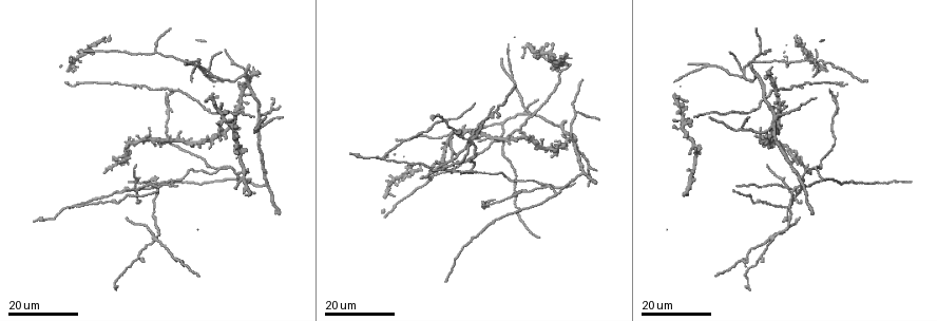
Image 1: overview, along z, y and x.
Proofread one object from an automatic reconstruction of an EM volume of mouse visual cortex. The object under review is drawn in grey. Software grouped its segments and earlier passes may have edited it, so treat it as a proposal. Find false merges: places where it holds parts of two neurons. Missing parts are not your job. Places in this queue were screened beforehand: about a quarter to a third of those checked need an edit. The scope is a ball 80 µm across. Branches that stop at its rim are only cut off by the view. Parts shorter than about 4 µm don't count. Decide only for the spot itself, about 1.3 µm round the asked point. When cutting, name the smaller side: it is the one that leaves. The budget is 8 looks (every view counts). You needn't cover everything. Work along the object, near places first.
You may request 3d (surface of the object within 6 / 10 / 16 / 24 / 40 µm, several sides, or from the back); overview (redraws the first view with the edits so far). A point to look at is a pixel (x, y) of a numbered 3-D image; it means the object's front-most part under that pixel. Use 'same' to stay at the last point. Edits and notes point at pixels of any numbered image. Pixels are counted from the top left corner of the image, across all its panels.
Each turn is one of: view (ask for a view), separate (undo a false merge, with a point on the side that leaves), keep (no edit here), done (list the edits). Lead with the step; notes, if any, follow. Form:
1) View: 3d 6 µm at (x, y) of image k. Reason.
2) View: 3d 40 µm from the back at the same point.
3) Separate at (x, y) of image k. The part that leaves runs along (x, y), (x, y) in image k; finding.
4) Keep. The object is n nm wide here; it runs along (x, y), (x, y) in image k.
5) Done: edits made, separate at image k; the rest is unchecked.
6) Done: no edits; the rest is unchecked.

View: 3d 16 µm at (67, 206) of image 1. Branch point.

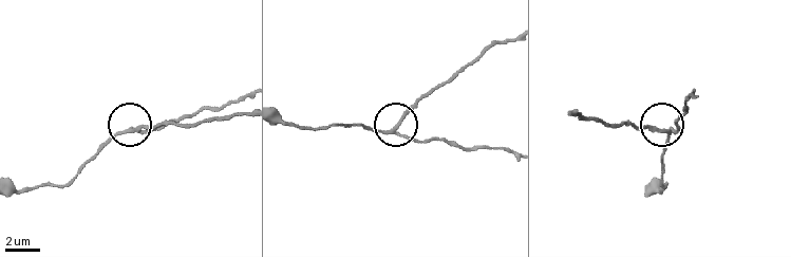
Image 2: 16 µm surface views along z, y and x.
View: 3d 10 µm at (664, 132) of image 2. Closer look.

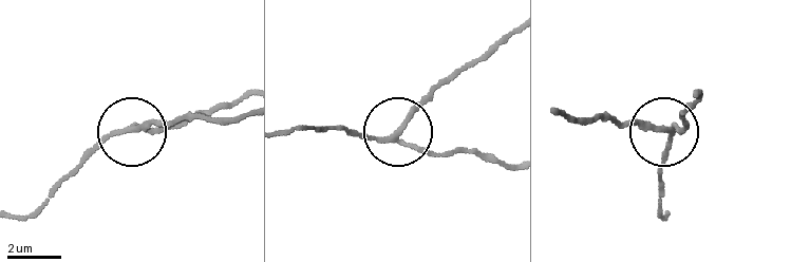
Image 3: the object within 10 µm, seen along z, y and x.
Separate at (152, 122) of image 3. The part that leaves runs along (129, 130), (188, 116), (242, 116) in image 3; a second neuron is stuck on.

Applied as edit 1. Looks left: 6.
View: overview.

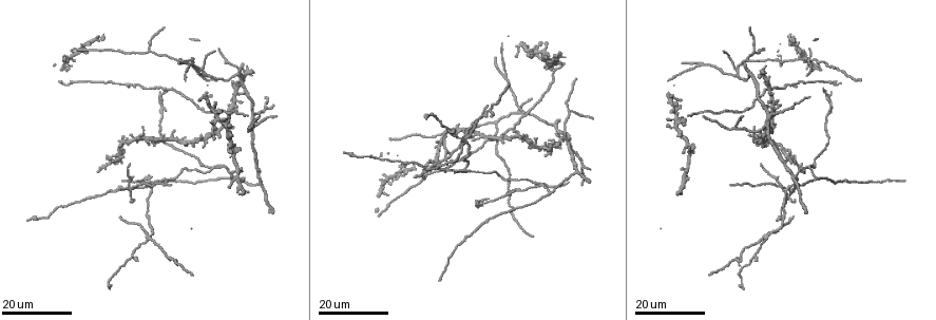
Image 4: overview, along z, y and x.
View: 3d 24 µm at (111, 191) of image 4. Side arm on a straight run.

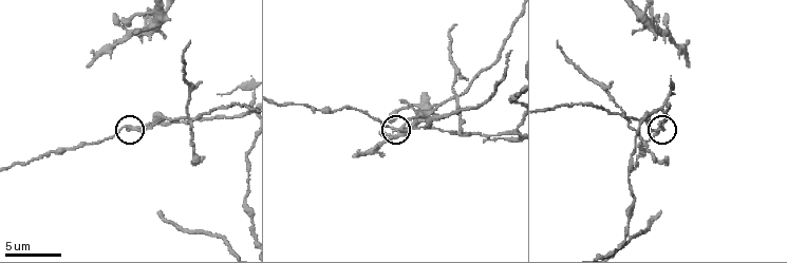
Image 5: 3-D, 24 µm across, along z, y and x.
View: 3d 6 µm at (135, 126) of image 5. Closer look.

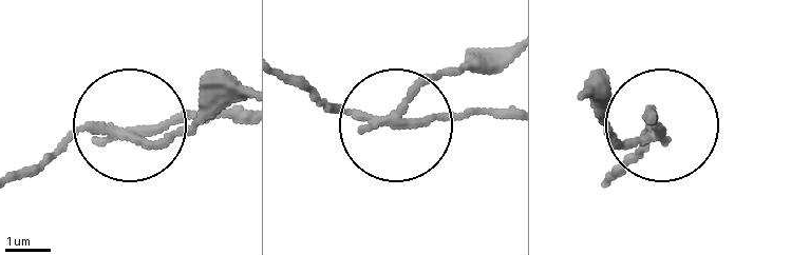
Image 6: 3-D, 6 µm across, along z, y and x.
Separate at (166, 134) of image 6. The object is 180 nm wide here; the part that leaves runs along (116, 131), (157, 142), (238, 100) in image 6; two neurons meet here.

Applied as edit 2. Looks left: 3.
View: 3d 16 µm at (661, 110) of image 5. Looks like a crossing.

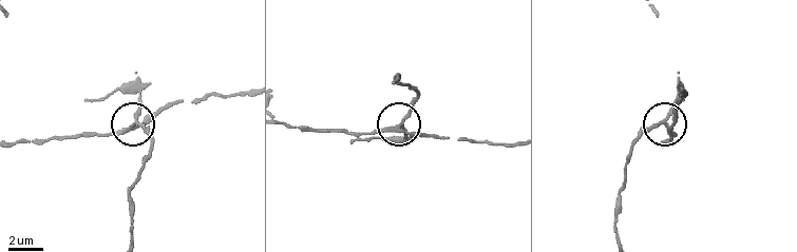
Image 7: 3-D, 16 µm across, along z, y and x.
Separate at (411, 114) of image 7. The object is 180 nm wide here; the part that leaves runs along (668, 129), (651, 128), (631, 150), (618, 196), (618, 239) in image 7; two neurons meet here.

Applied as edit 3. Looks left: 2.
Done: edits made, separate at image 3, separate at image 6, separate at image 7; the rest is unchecked.

